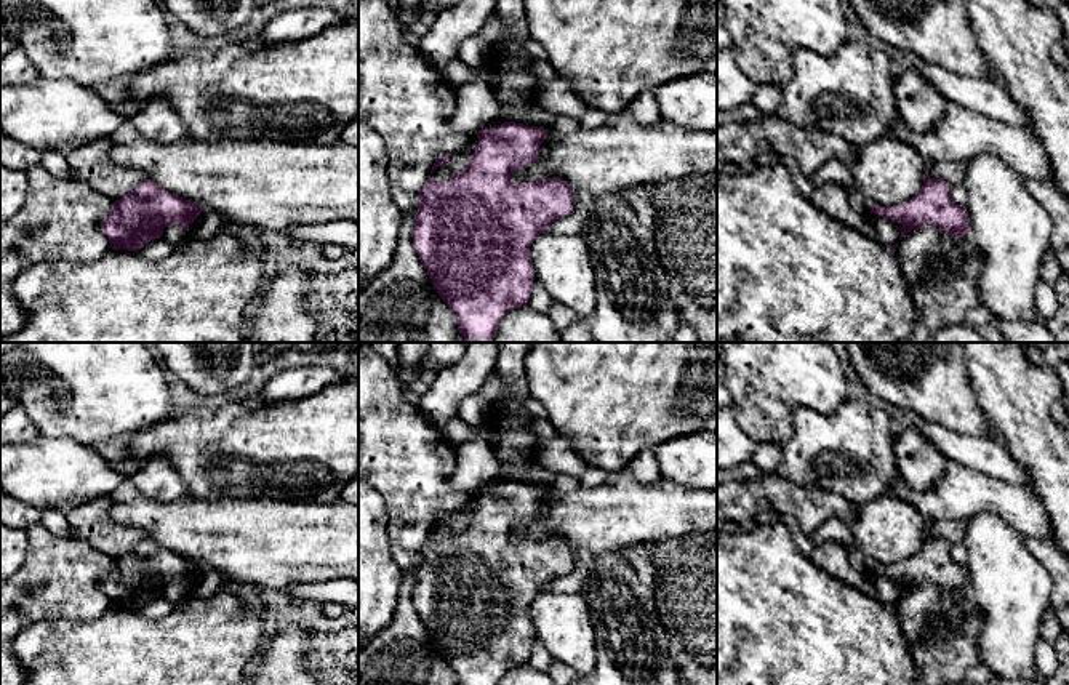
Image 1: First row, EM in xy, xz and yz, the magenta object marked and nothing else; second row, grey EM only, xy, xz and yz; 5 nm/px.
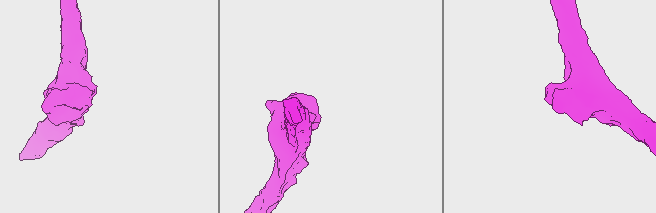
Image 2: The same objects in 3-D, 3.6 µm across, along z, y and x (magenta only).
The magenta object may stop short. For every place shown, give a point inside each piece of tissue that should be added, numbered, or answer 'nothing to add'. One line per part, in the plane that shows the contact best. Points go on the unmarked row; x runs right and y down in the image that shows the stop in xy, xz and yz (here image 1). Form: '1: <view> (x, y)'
nothing to add

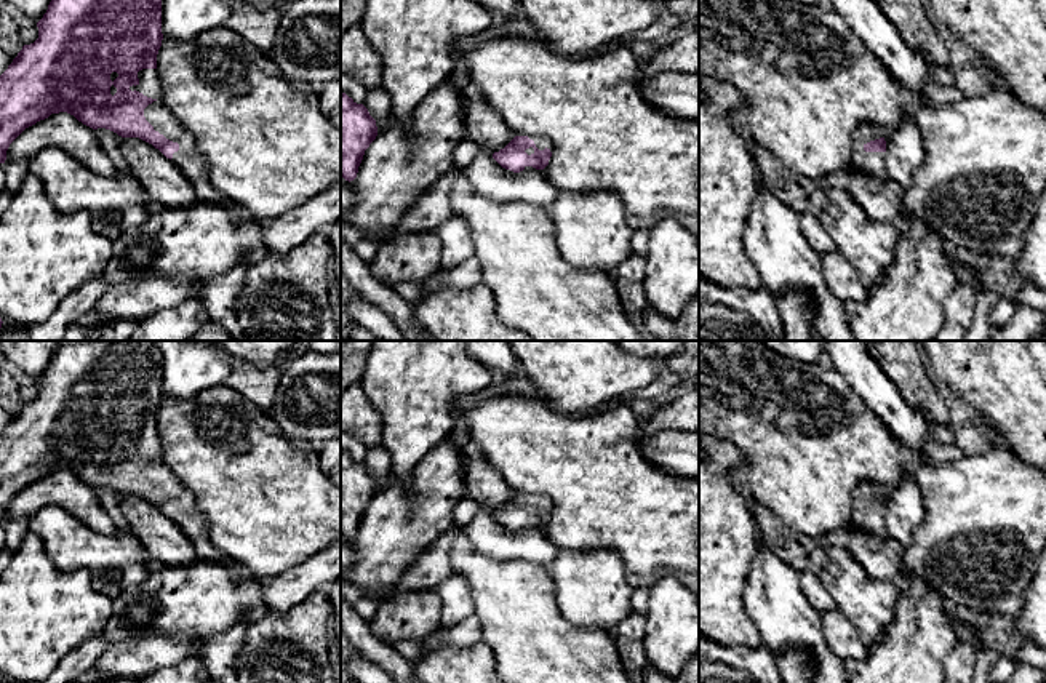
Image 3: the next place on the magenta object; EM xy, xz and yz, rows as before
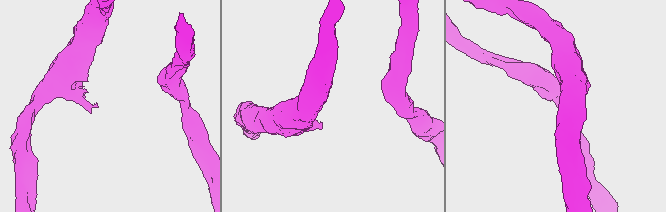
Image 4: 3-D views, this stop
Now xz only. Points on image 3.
1: xz (541, 501)

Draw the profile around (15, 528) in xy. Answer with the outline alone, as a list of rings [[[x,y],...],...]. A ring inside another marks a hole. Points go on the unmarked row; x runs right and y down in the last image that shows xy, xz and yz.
[[[10,518],[5,520],[5,549],[11,553],[14,553],[24,536],[30,531],[29,529],[30,518]]]

